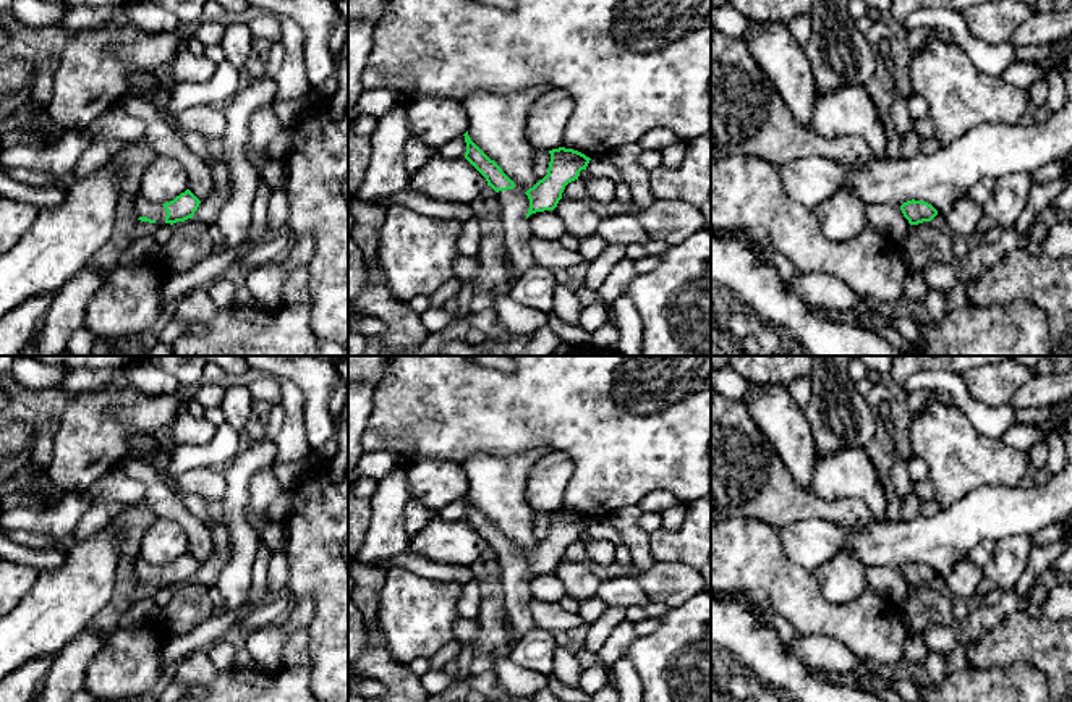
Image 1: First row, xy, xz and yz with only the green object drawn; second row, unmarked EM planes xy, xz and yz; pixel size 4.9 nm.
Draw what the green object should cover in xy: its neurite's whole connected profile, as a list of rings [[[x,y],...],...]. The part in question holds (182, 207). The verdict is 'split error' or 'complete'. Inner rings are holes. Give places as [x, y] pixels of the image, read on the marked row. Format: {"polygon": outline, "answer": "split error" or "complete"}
{"polygon": [[[189,189],[165,204],[155,204],[143,196],[136,196],[134,215],[138,220],[154,223],[155,226],[162,223],[173,225],[193,218],[199,204],[201,201]]], "answer": "split error"}

